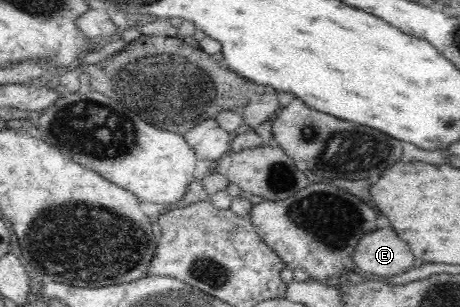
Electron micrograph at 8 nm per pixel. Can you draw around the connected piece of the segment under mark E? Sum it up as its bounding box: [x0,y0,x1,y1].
[354,230,414,278]

